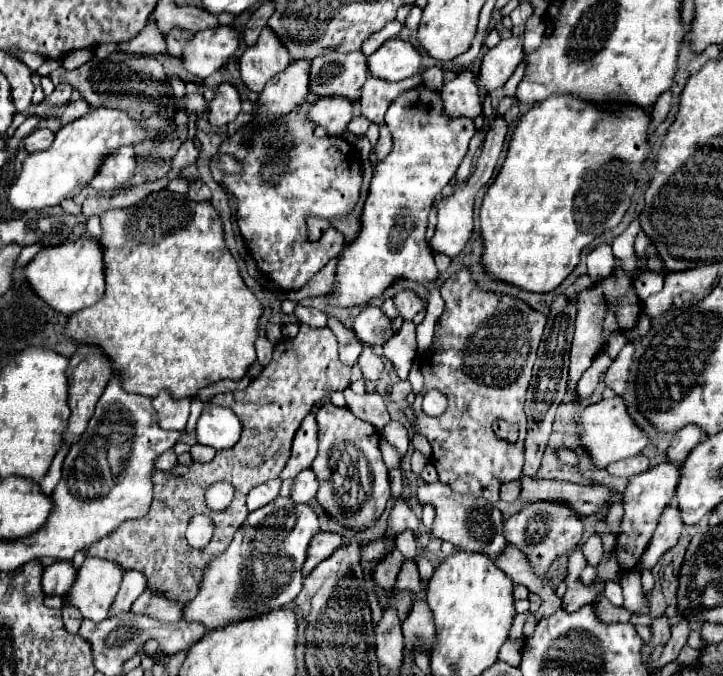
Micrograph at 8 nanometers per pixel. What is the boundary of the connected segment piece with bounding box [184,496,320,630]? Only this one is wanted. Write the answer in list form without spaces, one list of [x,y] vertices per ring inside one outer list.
[[[276,498],[276,502],[270,502],[268,506],[252,512],[246,520],[246,524],[234,534],[232,544],[226,548],[222,556],[218,556],[208,570],[204,572],[200,594],[186,604],[184,618],[202,622],[208,630],[214,630],[218,626],[224,626],[232,620],[250,618],[258,614],[266,614],[268,610],[288,606],[294,602],[294,598],[302,590],[302,566],[308,556],[310,540],[320,532],[318,514],[312,510],[310,504],[296,504],[292,498]]]

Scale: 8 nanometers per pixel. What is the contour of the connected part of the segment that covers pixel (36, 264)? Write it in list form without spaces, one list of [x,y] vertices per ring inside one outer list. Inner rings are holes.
[[[78,238],[74,242],[64,242],[38,252],[26,266],[26,280],[36,294],[48,302],[48,306],[60,310],[62,314],[74,314],[76,310],[96,304],[104,296],[104,272],[104,248],[100,240]]]

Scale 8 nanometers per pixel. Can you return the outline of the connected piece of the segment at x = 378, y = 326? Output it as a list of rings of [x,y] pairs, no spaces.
[[[366,306],[352,324],[358,338],[368,346],[382,346],[392,338],[392,320],[376,306]]]

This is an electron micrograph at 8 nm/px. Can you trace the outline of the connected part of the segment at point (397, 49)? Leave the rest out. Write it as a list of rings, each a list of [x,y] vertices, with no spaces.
[[[400,38],[386,40],[372,56],[368,56],[368,72],[390,82],[418,74],[420,66],[422,54],[412,48],[410,42],[404,42]]]

